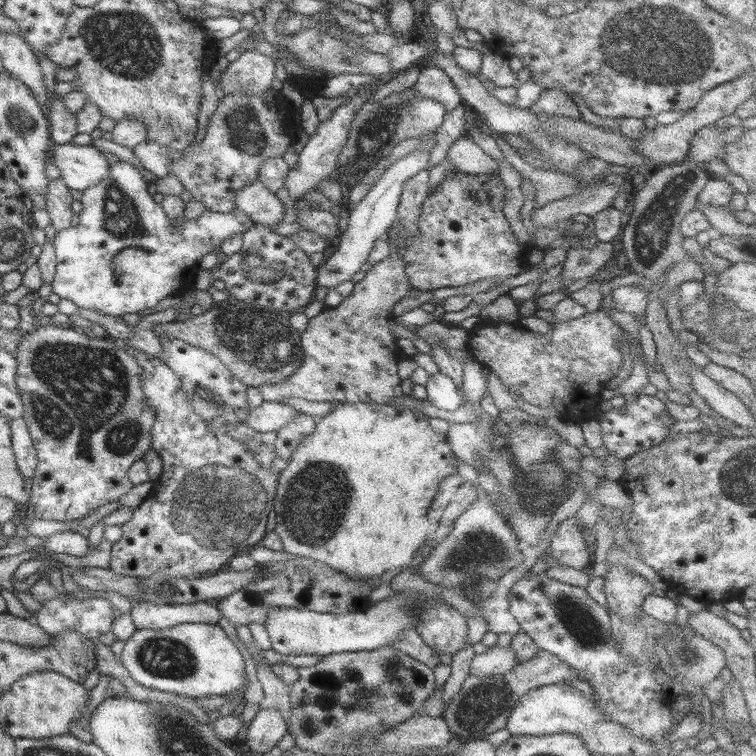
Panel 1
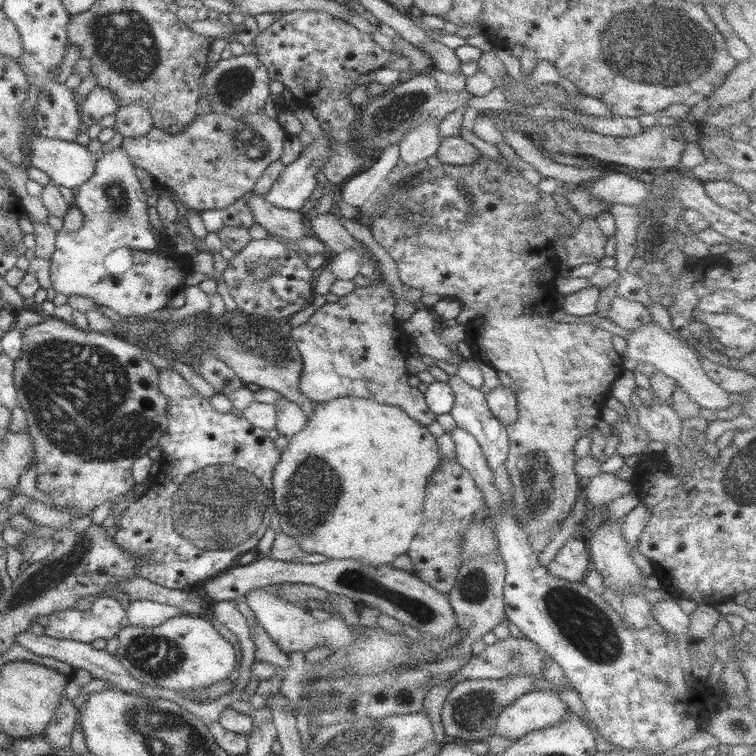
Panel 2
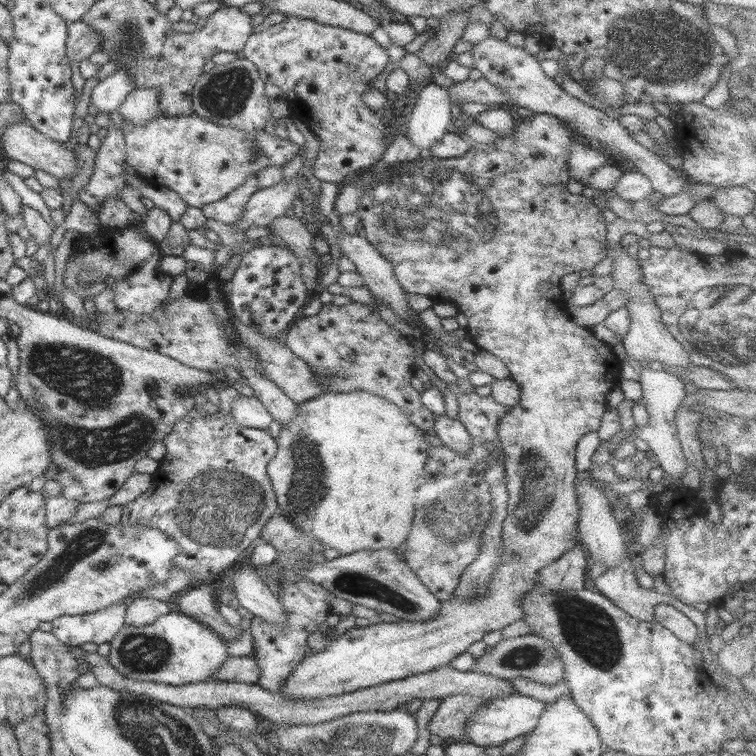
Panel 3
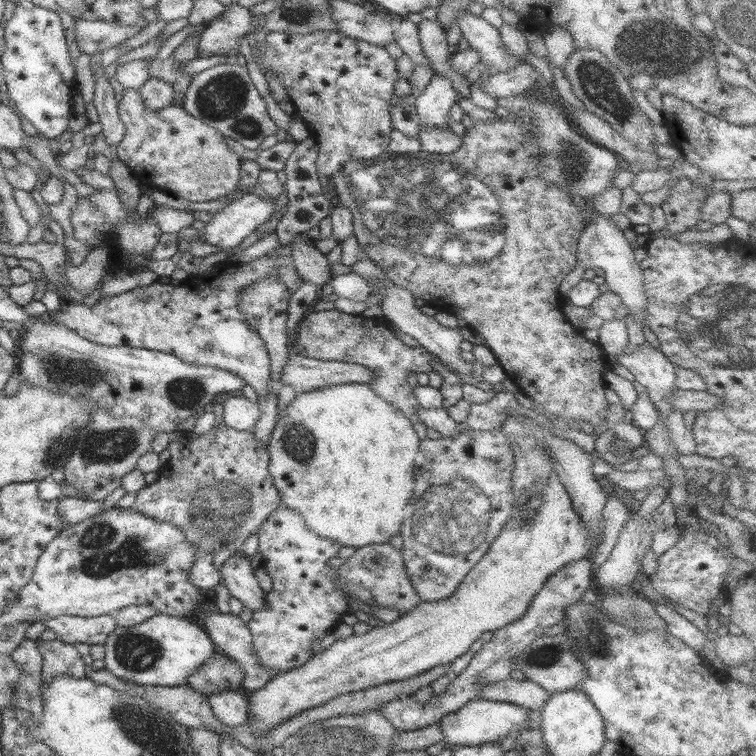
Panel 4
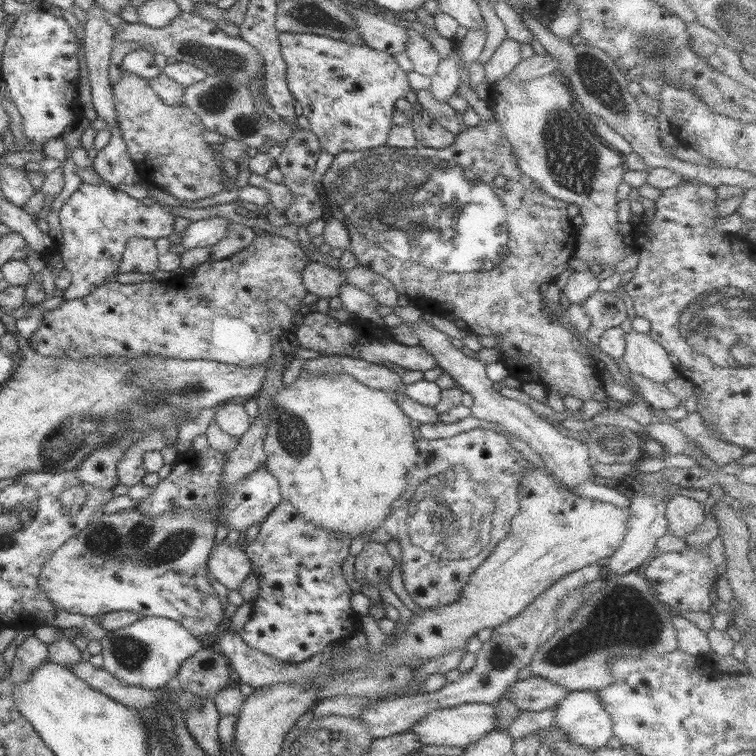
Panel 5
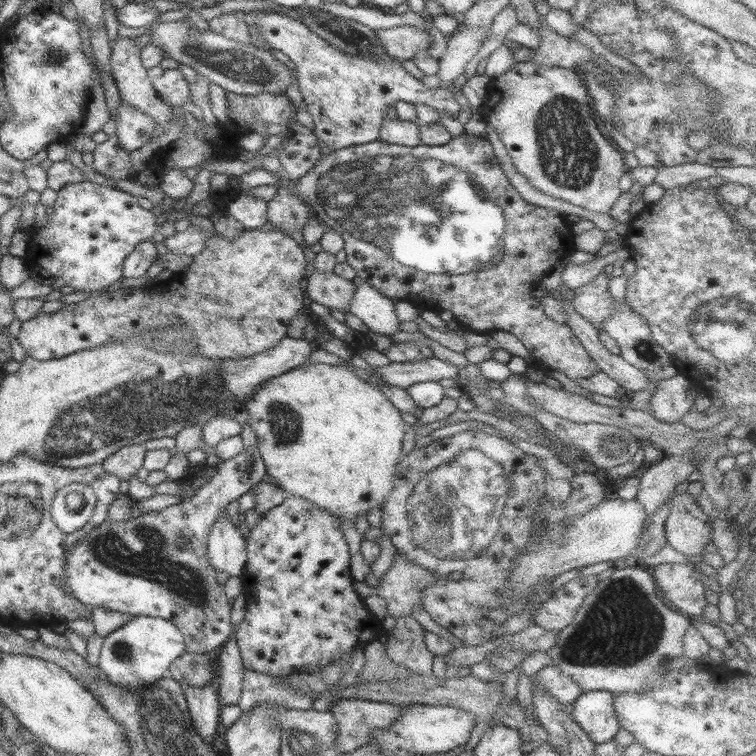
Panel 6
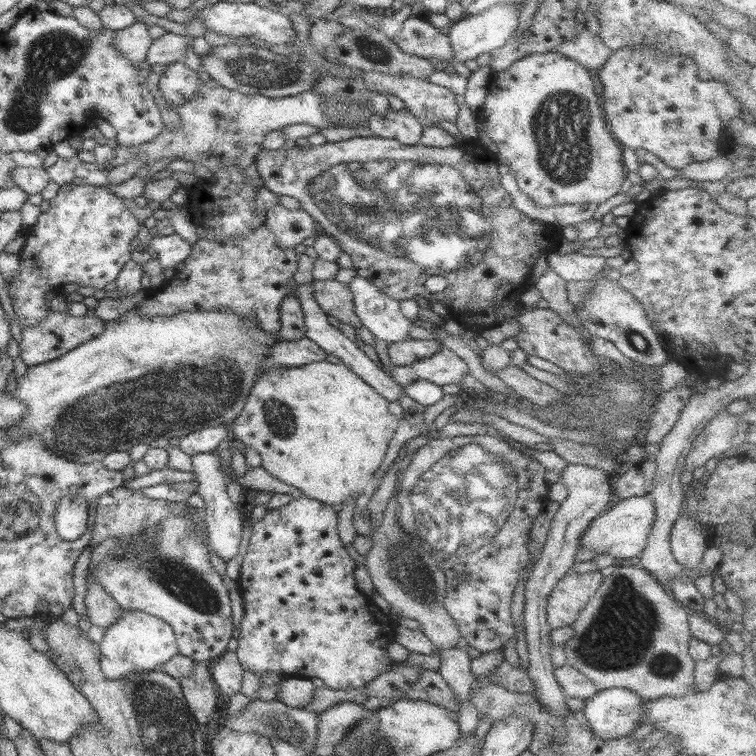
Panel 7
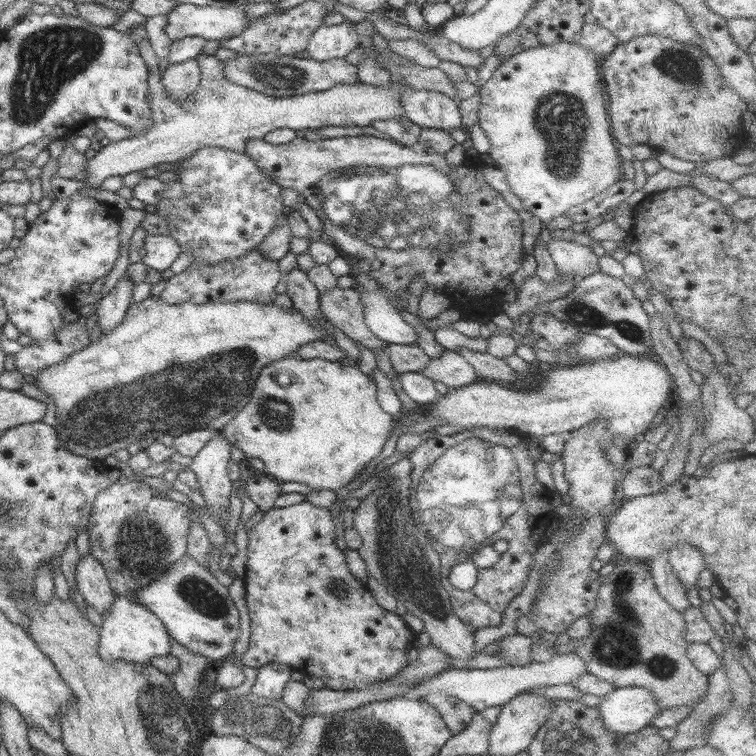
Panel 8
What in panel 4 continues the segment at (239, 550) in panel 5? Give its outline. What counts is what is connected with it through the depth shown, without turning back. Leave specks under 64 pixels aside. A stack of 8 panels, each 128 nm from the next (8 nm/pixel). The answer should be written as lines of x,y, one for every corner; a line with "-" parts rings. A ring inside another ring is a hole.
242,553
230,556
219,572
230,595
243,606
253,611
268,606
267,594
260,588
248,557

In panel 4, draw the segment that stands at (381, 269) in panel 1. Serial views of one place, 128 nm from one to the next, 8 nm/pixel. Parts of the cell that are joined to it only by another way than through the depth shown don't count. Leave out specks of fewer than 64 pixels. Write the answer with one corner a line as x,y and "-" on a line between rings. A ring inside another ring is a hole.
338,309
307,312
296,329
293,352
308,358
318,360
340,360
340,362
352,362
366,366
374,372
372,390
390,402
409,418
413,424
420,422
418,408
420,403
414,397
413,388
408,384
407,378
410,372
428,373
434,370
432,355
422,347
411,347
400,341
392,330
383,328
370,317
362,314
348,314

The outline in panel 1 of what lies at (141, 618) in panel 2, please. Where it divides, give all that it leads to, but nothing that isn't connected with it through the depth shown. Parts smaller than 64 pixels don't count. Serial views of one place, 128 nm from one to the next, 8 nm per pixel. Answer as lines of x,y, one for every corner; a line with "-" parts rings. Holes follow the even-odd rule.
211,602
176,605
134,603
130,614
138,630
166,630
184,622
218,625
221,618
216,604

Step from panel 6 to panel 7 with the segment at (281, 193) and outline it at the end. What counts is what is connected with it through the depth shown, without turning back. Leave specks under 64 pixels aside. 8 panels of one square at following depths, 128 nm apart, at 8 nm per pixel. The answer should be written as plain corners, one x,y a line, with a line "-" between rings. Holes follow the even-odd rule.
278,204
268,209
266,216
265,225
276,235
280,247
292,249
319,231
317,222
302,208
290,210

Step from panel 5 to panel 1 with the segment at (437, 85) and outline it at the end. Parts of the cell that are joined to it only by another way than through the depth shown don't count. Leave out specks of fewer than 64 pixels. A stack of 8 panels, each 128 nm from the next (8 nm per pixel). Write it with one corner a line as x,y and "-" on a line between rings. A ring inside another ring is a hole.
414,150
408,156
395,161
379,177
366,197
351,207
348,227
341,233
338,249
327,261
318,266
317,288
334,288
341,282
348,282
356,272
361,270
368,260
368,254
370,254
376,239
383,238
386,228
398,219
397,208
401,200
403,185
427,167
429,158
430,150

